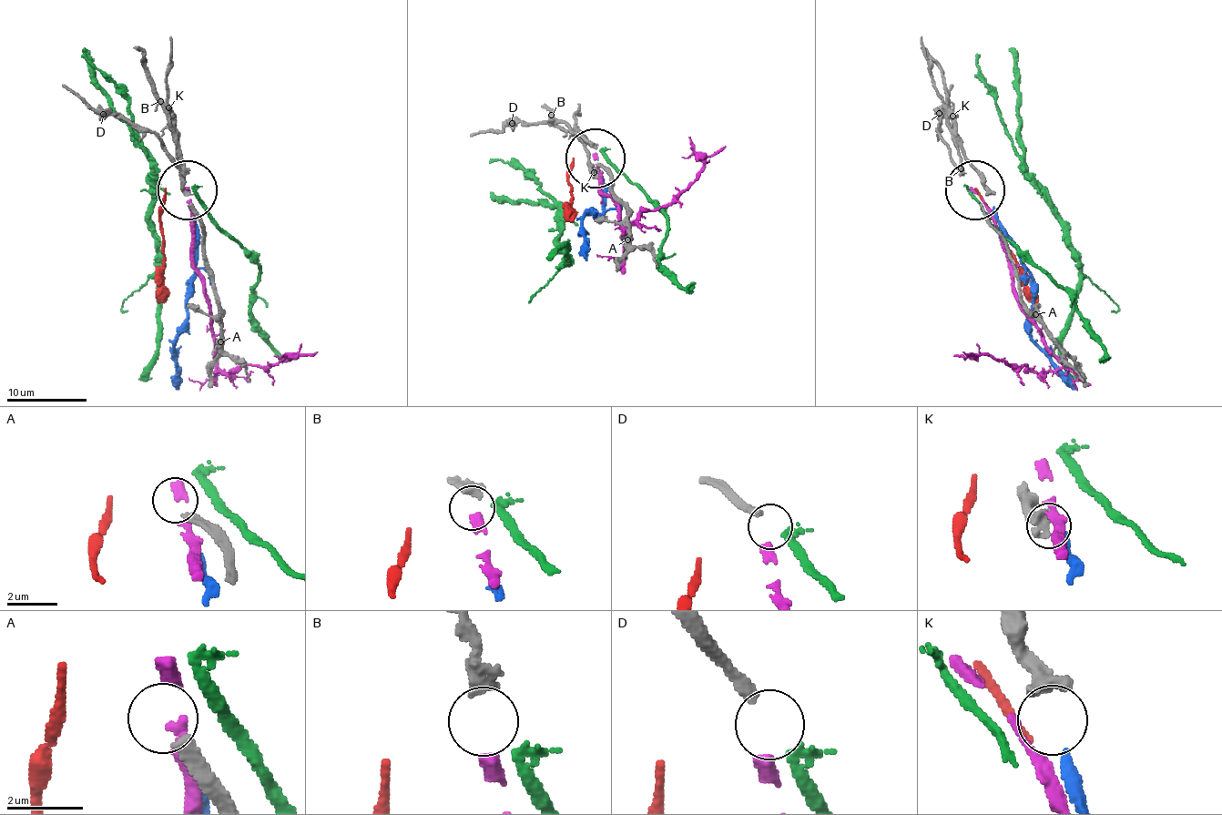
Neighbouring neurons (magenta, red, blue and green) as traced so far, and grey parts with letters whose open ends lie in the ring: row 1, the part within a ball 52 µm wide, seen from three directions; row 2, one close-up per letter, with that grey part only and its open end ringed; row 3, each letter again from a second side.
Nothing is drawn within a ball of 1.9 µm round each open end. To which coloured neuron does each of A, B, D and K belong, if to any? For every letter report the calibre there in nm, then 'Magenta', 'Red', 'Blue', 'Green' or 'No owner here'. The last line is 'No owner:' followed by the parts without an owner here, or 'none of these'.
A: Thickness 280 nm. No owner here
B: Thickness 360 nm. Magenta
D: Thickness 280 nm. Green
K: Thickness 200 nm. Blue
No owner: A

